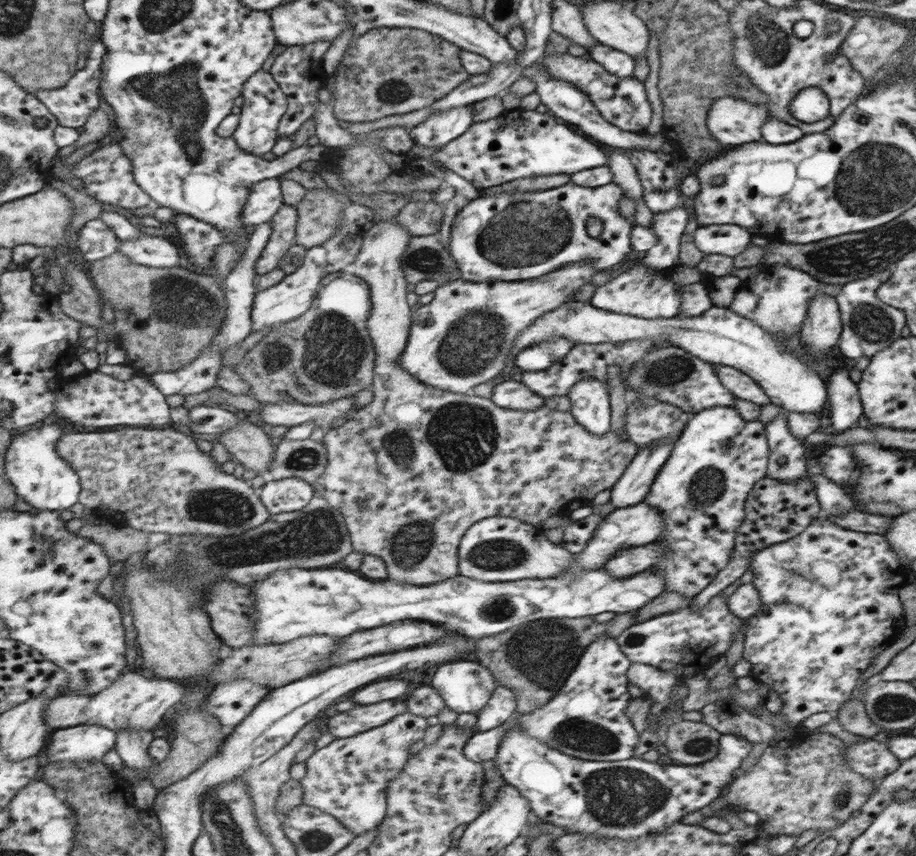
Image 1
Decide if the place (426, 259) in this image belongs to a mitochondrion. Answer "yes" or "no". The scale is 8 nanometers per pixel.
yes

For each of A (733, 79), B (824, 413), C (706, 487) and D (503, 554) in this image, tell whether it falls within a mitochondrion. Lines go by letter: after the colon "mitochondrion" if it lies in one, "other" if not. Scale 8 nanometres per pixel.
A: mitochondrion
B: other
C: mitochondrion
D: mitochondrion

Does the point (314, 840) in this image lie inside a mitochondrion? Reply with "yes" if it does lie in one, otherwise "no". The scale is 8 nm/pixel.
yes

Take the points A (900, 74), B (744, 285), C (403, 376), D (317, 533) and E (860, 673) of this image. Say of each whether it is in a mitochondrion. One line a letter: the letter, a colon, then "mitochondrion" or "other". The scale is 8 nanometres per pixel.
A: other
B: other
C: other
D: mitochondrion
E: other

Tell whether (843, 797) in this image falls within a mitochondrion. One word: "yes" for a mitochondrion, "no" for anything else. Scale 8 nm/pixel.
yes

